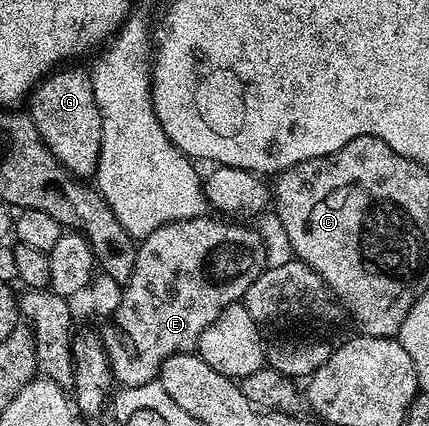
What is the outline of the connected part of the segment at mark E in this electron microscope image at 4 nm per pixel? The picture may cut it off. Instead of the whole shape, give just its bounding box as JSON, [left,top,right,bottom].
[102,216,268,387]

